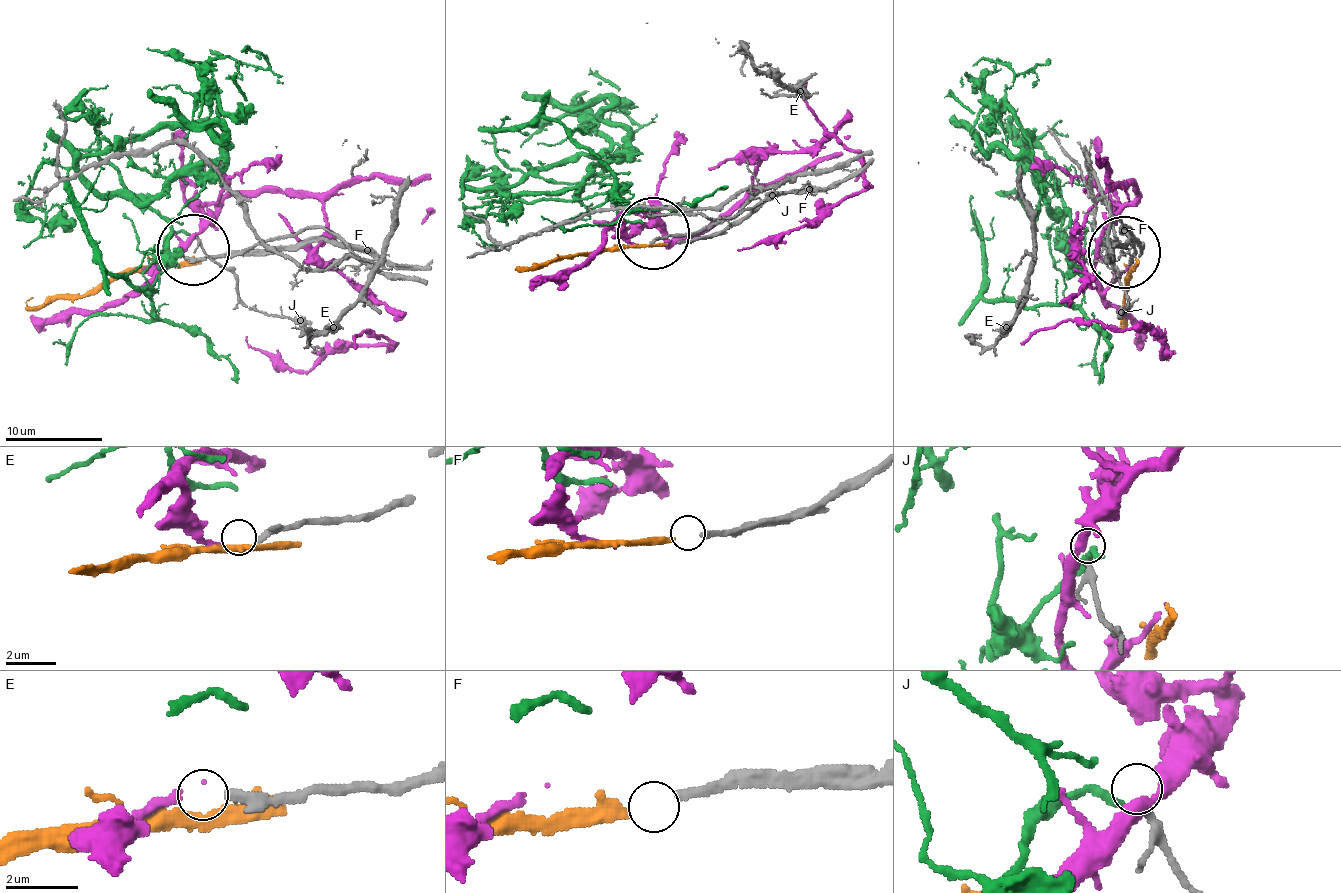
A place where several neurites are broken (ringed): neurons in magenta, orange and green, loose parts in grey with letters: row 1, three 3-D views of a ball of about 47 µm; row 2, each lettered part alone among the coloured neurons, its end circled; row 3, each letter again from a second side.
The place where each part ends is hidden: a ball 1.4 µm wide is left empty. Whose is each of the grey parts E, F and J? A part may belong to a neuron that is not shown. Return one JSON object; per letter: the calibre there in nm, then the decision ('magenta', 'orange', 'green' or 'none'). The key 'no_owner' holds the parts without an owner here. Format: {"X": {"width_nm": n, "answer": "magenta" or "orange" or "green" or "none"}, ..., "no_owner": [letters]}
{"E": {"width_nm": 280, "answer": "none"}, "F": {"width_nm": 240, "answer": "orange"}, "J": {"width_nm": 200, "answer": "none"}, "no_owner": ["E", "J"]}

